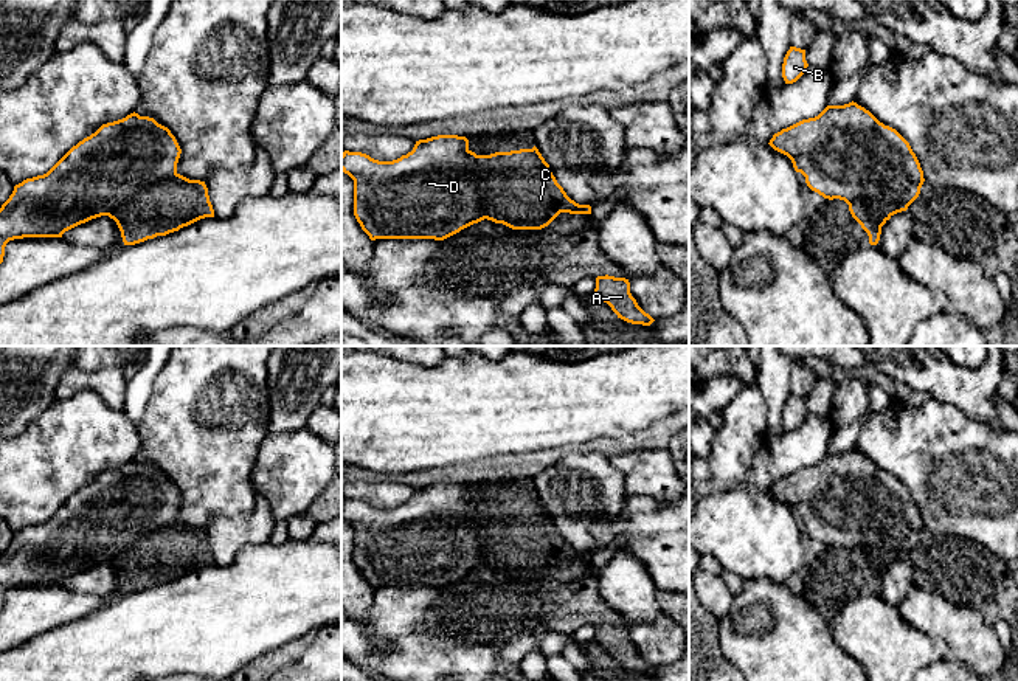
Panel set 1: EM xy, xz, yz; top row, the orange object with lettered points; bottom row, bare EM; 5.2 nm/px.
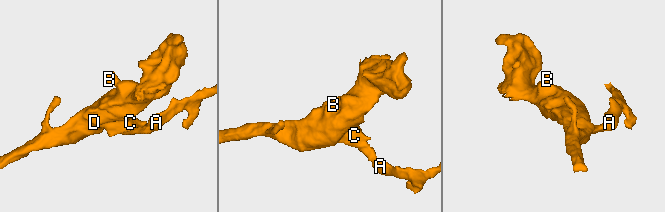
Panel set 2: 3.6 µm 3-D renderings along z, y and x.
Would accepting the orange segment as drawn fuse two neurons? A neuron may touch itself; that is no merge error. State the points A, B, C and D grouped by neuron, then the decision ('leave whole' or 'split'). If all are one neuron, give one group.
groups A C / B D; split

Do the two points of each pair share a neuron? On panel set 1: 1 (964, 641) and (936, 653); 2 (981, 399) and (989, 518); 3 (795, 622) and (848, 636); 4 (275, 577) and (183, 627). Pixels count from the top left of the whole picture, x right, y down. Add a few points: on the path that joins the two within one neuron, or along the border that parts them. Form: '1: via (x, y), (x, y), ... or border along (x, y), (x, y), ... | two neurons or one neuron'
1: border along (916, 627), (934, 638), (941, 638), (950, 656) | two neurons
2: border along (952, 404), (967, 416), (1001, 432) | two neurons
3: border along (829, 624), (834, 641), (855, 660) | two neurons
4: via (252, 601), (238, 613), (207, 622) | one neuron

